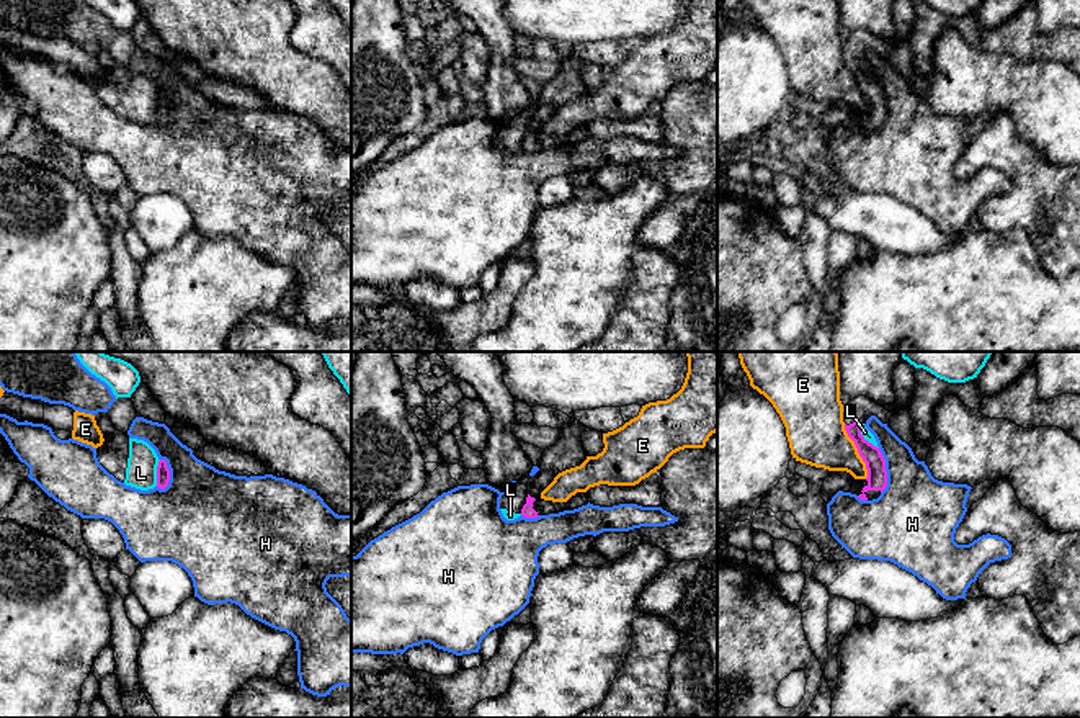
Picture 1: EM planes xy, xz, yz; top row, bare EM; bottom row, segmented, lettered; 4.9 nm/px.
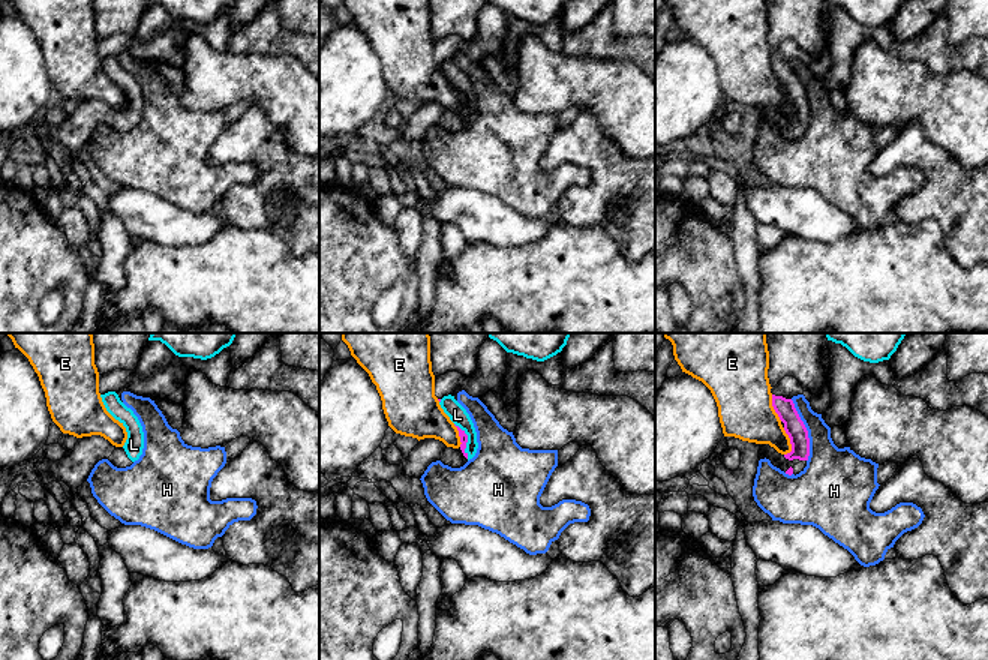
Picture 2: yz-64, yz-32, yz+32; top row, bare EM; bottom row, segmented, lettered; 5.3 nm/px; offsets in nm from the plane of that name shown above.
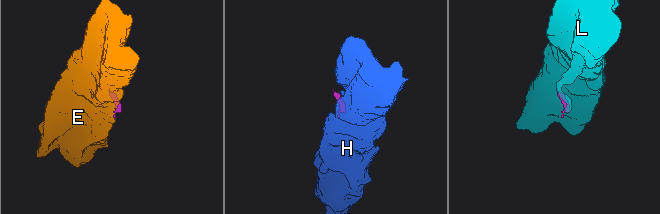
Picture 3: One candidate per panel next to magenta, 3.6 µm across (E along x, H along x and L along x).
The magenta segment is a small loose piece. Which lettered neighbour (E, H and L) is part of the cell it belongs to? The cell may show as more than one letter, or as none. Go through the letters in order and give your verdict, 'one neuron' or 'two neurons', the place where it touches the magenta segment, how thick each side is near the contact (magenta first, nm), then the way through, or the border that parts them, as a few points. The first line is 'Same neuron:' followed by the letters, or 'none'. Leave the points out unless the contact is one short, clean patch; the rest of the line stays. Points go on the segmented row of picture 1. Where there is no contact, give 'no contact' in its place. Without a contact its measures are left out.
Same neuron: none
E: two neurons | yz (858, 452) | 100/280 nm | along yz (843, 424), (865, 463), (866, 478)
H: two neurons | yz (886, 471) | 100/380 nm | along yz (878, 448), (886, 471), (886, 488), (881, 493)
L: two neurons | yz (863, 437) | 100/50 nm | along yz (861, 424), (861, 434), (878, 448)

